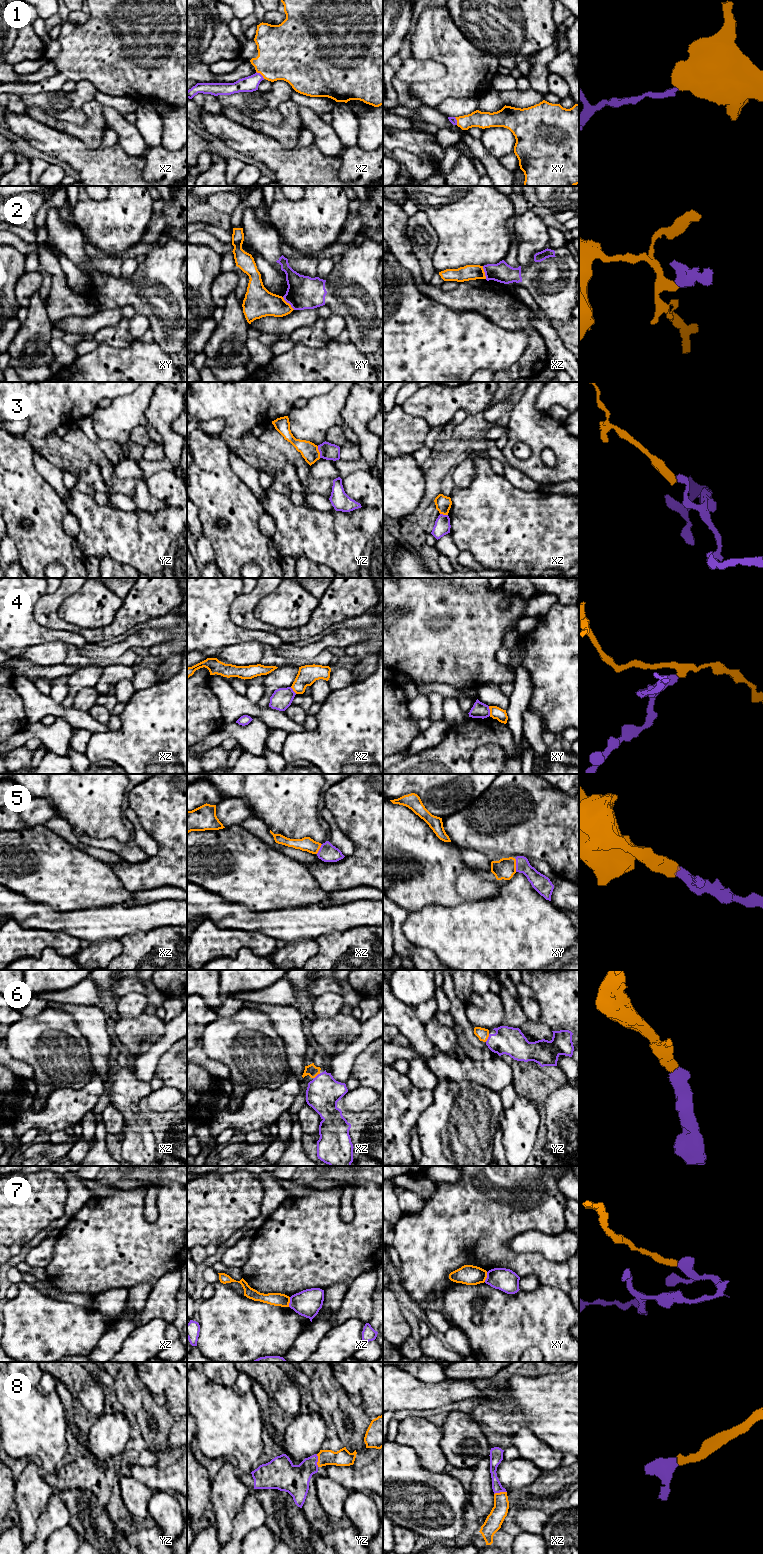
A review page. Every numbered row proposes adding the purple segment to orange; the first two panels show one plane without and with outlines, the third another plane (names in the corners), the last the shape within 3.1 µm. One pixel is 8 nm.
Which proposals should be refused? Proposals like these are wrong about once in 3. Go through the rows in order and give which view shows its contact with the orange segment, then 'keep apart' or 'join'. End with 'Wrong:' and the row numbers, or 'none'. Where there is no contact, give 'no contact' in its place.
1: contact in xz; join
2: contact in xy; keep apart
3: contact in yz; keep apart
4: contact in xy; keep apart
5: contact in xy; join
6: contact in yz; join
7: contact in xz; keep apart
8: contact in yz; join
Wrong: 2, 3, 4, 7

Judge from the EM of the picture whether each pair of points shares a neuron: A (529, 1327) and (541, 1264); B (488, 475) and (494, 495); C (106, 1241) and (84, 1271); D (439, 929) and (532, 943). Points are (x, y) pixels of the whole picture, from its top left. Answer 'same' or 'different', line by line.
A: different
B: same
C: same
D: same

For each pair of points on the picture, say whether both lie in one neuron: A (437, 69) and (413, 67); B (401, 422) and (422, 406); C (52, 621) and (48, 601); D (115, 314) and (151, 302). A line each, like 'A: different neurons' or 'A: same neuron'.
A: same neuron
B: different neurons
C: same neuron
D: different neurons

